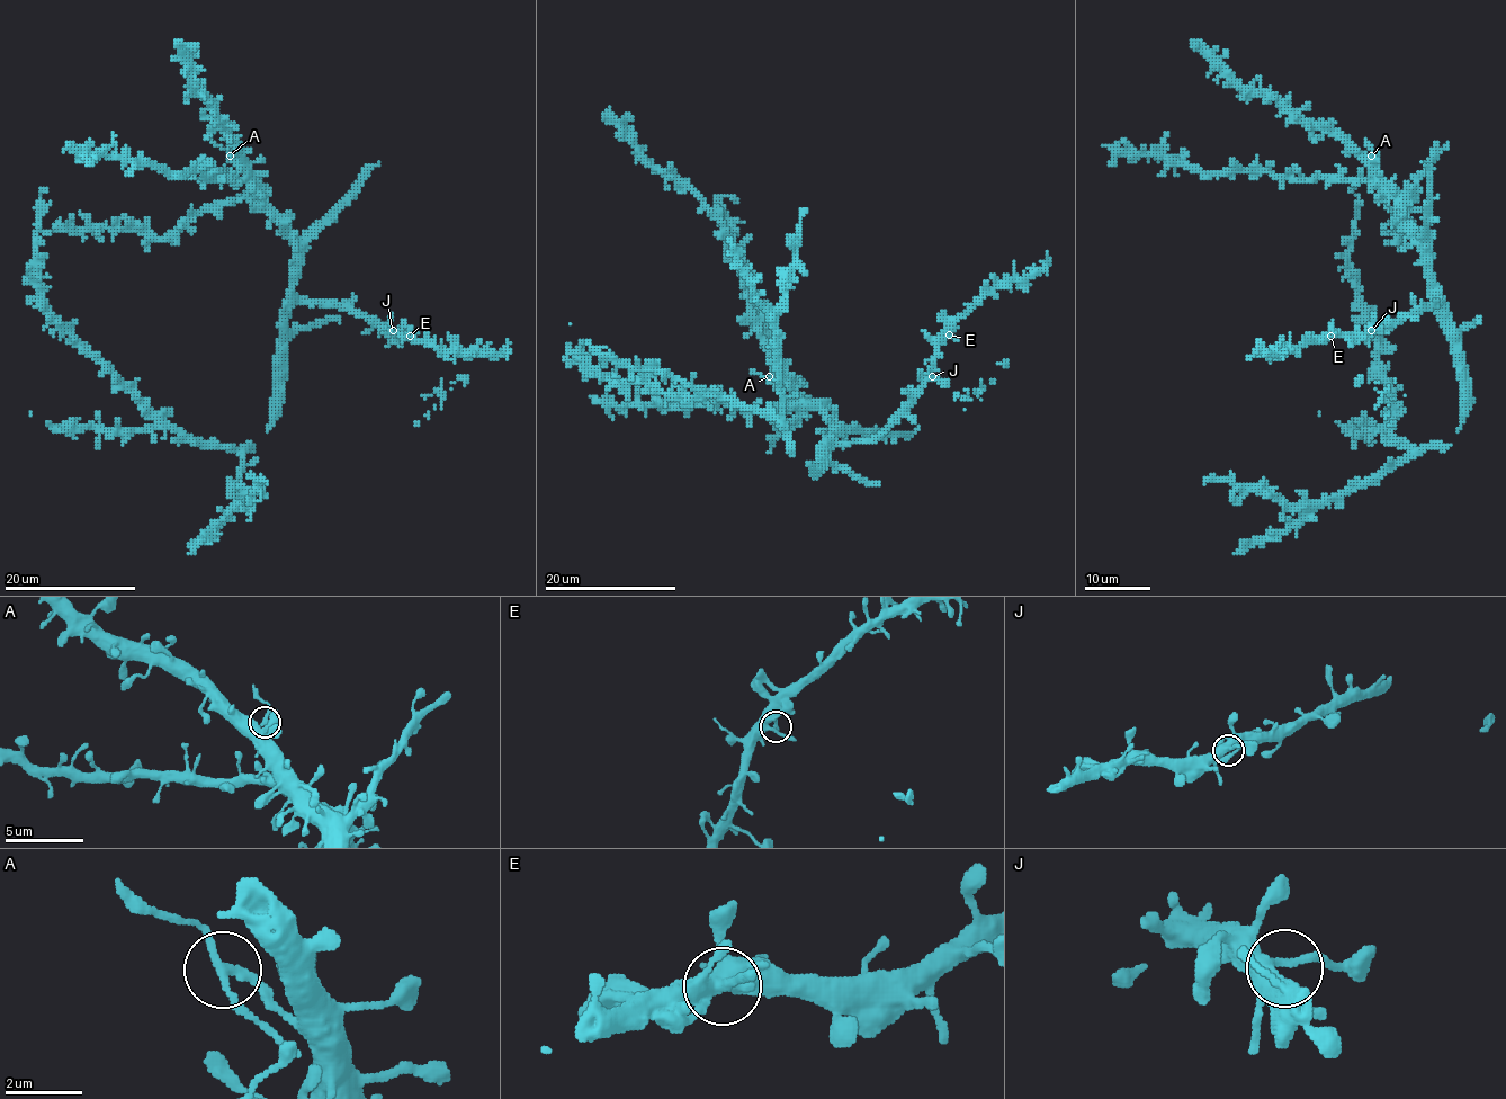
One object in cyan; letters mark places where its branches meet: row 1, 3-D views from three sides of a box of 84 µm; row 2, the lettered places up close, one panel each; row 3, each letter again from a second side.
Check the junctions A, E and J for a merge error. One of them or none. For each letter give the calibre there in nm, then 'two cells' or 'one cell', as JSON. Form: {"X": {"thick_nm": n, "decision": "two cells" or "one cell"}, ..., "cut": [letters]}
{"A": {"thick_nm": 200, "decision": "two cells"}, "E": {"thick_nm": 280, "decision": "one cell"}, "J": {"thick_nm": 320, "decision": "one cell"}, "cut": ["A"]}

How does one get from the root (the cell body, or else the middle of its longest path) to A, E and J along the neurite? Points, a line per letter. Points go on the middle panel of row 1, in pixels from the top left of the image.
A: (821, 463), (834, 437), (834, 428), (783, 377), (770, 376)
E: (821, 463), (835, 444), (871, 441), (906, 407), (931, 366), (935, 346), (949, 334)
J: (821, 463), (835, 444), (871, 441), (932, 376)

